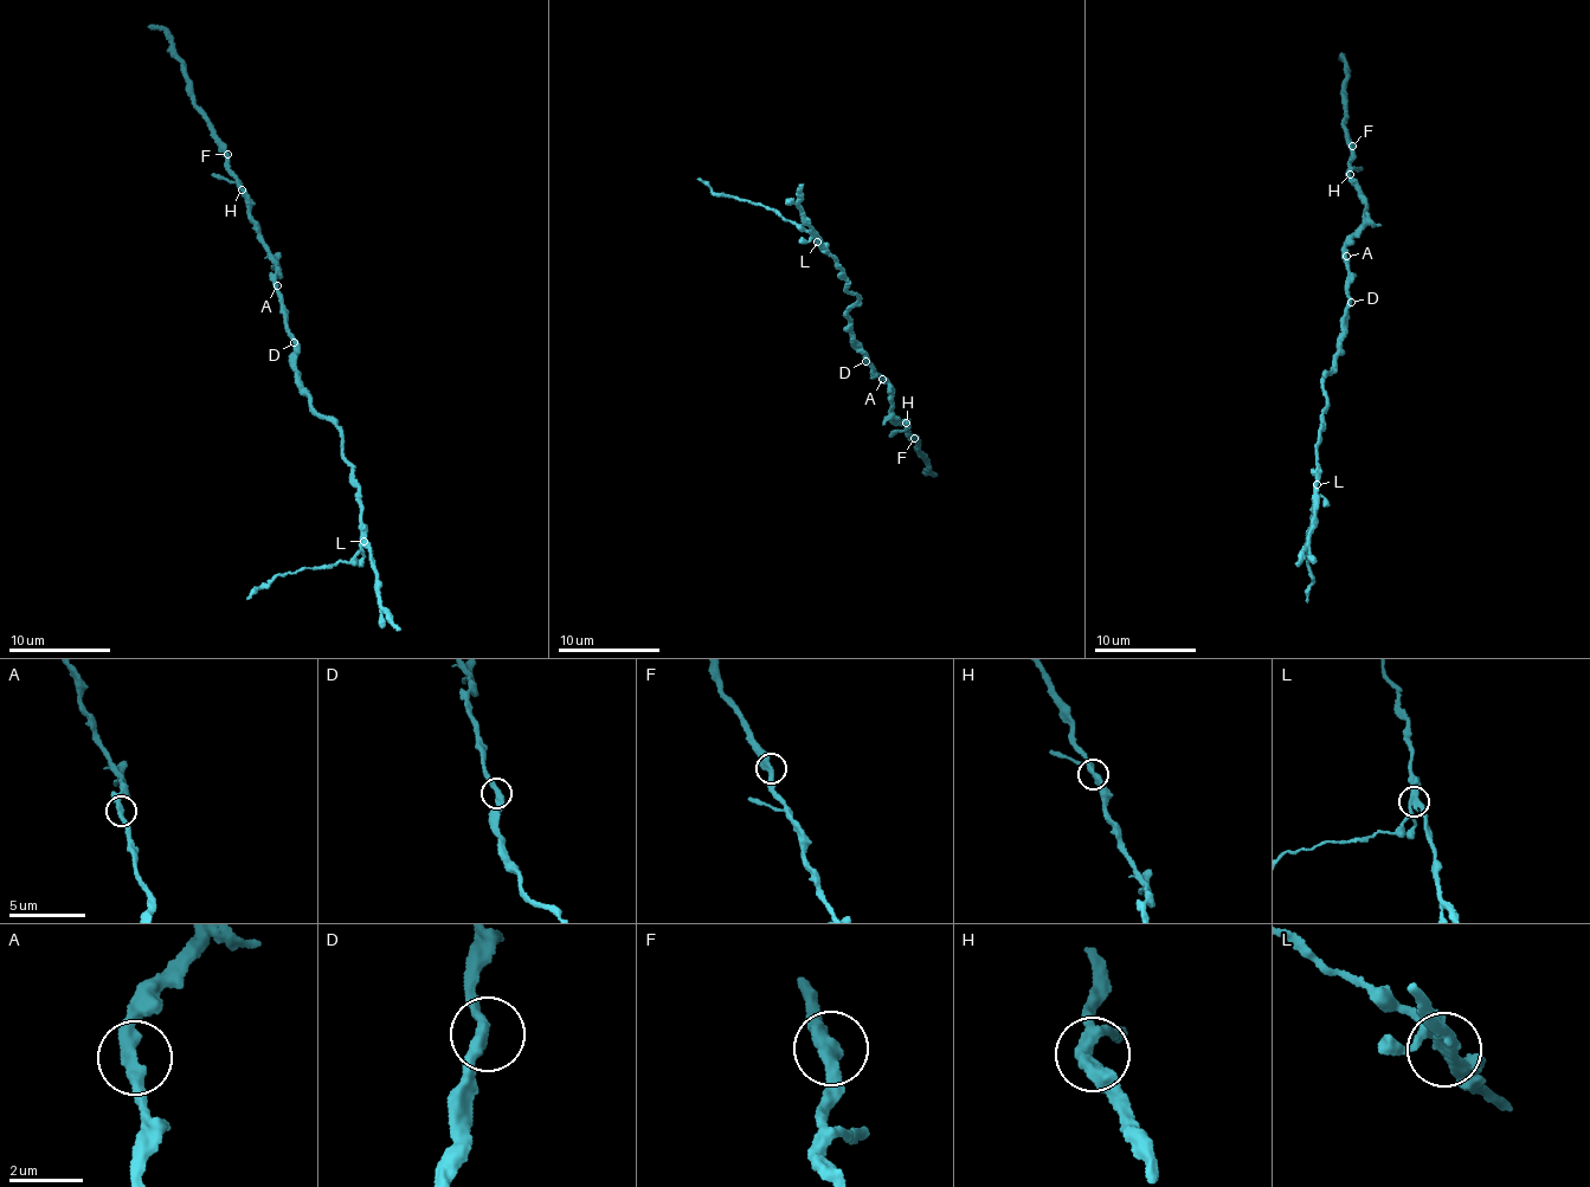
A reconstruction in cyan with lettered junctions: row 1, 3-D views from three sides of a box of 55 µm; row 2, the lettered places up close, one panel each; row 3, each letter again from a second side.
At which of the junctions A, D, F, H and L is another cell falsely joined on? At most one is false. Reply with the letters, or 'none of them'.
L

